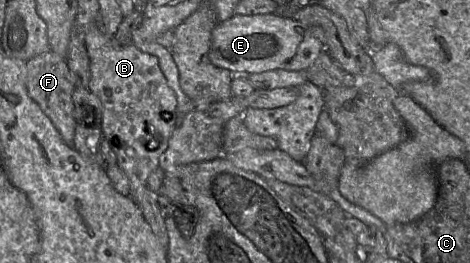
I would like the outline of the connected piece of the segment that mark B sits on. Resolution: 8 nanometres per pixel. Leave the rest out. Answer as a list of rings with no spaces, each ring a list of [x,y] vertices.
[[[98,21],[87,30],[84,36],[84,43],[90,61],[90,81],[88,89],[92,93],[98,96],[102,105],[101,127],[102,127],[103,137],[108,141],[109,146],[113,150],[117,159],[117,165],[123,170],[123,172],[129,179],[130,190],[131,190],[130,196],[132,196],[137,203],[137,199],[139,199],[140,196],[142,196],[144,189],[147,188],[147,180],[150,174],[154,170],[159,168],[160,156],[166,151],[169,139],[172,136],[172,133],[175,129],[176,117],[177,117],[176,96],[173,90],[168,86],[167,81],[160,69],[158,59],[155,56],[140,51],[133,43],[127,45],[119,44],[114,36],[110,37],[102,32],[101,28],[99,27]]]

